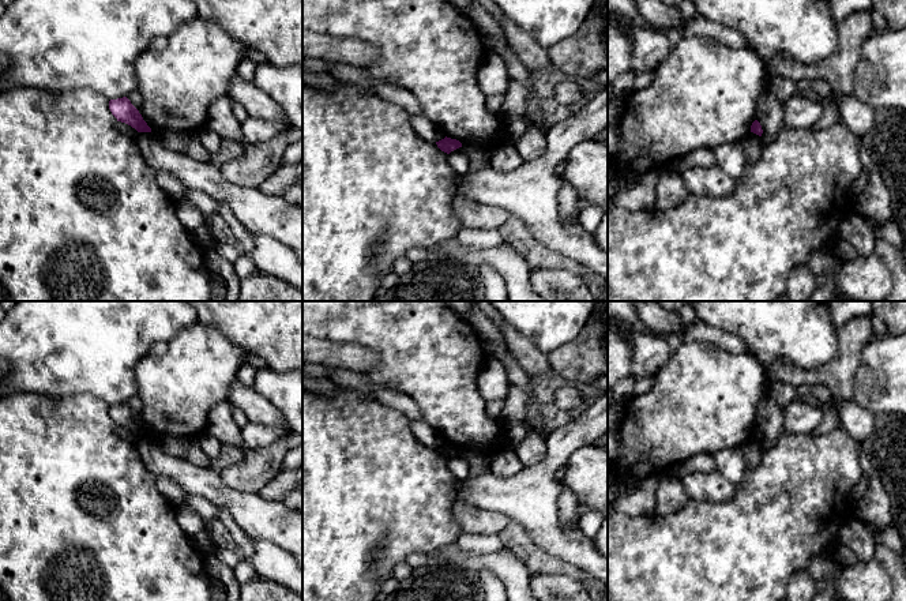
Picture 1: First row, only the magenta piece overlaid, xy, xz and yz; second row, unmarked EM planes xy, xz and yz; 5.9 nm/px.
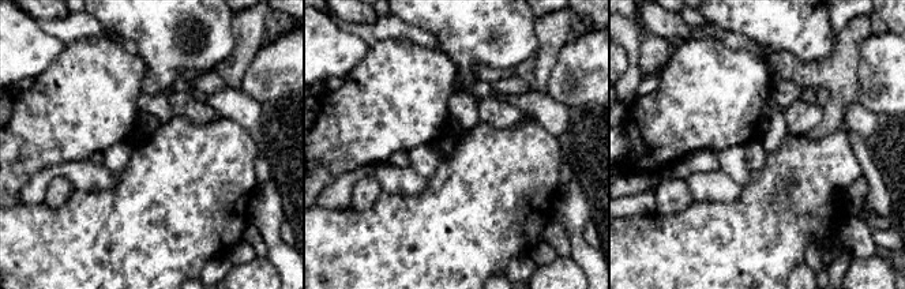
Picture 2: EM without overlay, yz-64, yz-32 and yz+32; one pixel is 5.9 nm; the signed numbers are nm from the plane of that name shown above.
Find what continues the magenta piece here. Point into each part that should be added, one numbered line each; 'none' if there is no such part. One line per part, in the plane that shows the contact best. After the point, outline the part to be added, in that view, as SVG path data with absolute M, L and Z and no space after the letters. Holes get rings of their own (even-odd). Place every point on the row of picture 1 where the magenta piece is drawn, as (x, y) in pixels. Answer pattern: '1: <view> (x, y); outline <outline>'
none

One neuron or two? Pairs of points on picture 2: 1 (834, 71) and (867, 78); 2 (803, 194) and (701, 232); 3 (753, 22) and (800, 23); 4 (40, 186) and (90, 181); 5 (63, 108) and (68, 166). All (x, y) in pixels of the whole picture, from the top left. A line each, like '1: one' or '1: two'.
1: two
2: one
3: one
4: one
5: two

